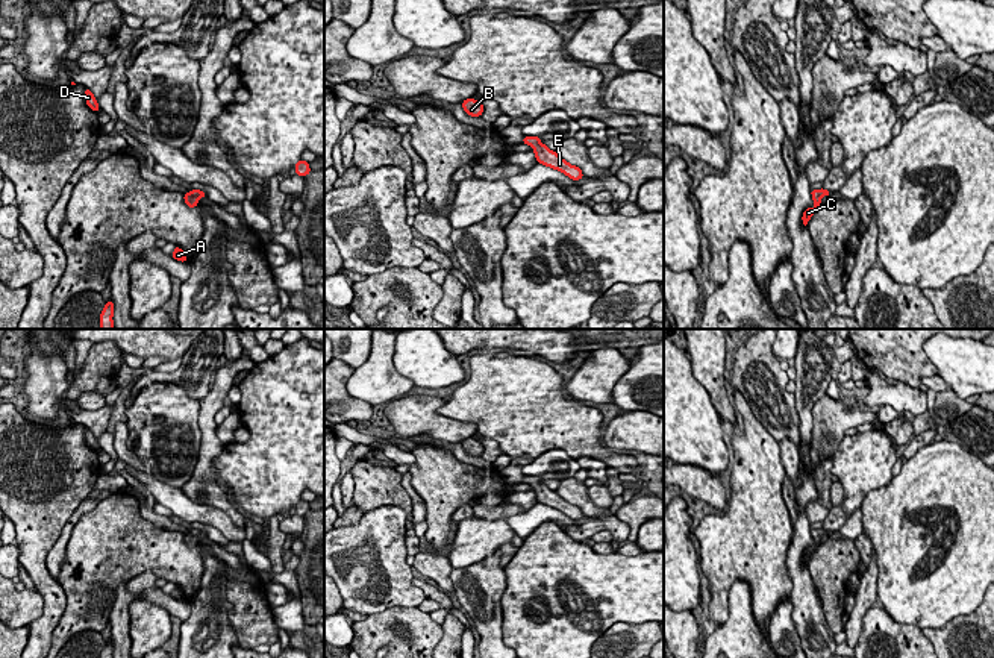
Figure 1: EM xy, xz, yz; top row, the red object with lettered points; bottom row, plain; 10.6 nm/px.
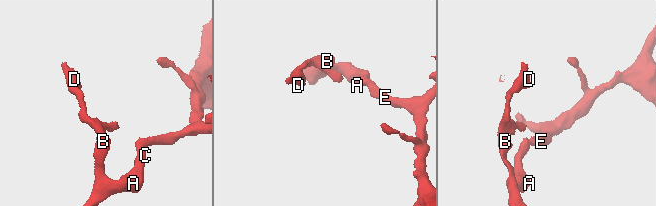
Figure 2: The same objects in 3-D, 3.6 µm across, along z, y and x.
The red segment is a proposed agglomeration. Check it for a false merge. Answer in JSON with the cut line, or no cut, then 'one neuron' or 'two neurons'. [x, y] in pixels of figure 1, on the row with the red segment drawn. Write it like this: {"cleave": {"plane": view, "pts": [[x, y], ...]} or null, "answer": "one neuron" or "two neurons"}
{"cleave": null, "answer": "one neuron"}

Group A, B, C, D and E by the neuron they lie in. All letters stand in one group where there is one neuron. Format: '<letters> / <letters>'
A B C D E

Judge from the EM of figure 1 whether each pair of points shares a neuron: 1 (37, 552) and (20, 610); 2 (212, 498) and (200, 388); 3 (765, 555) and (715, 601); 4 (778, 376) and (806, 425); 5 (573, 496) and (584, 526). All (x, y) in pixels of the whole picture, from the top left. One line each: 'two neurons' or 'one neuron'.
1: two neurons
2: two neurons
3: one neuron
4: two neurons
5: two neurons

